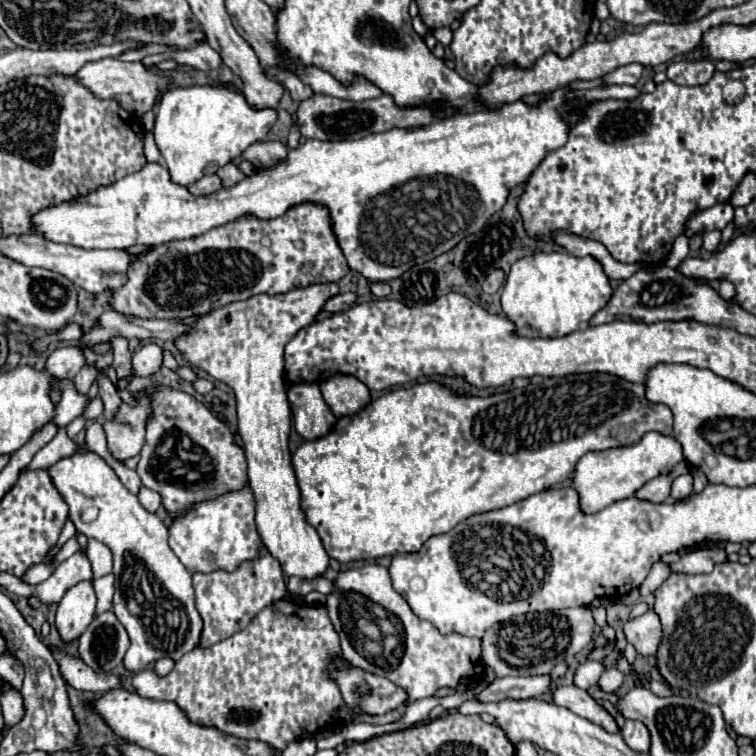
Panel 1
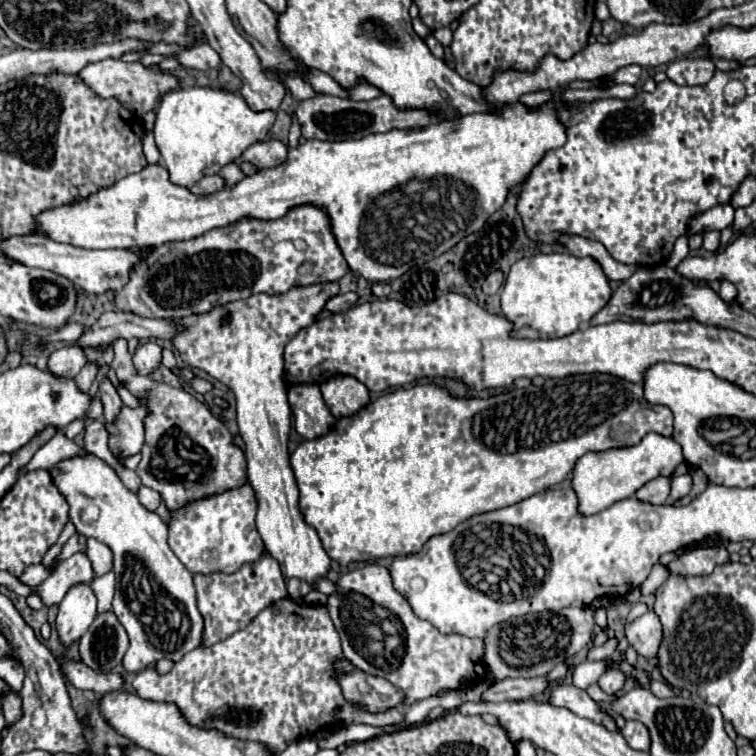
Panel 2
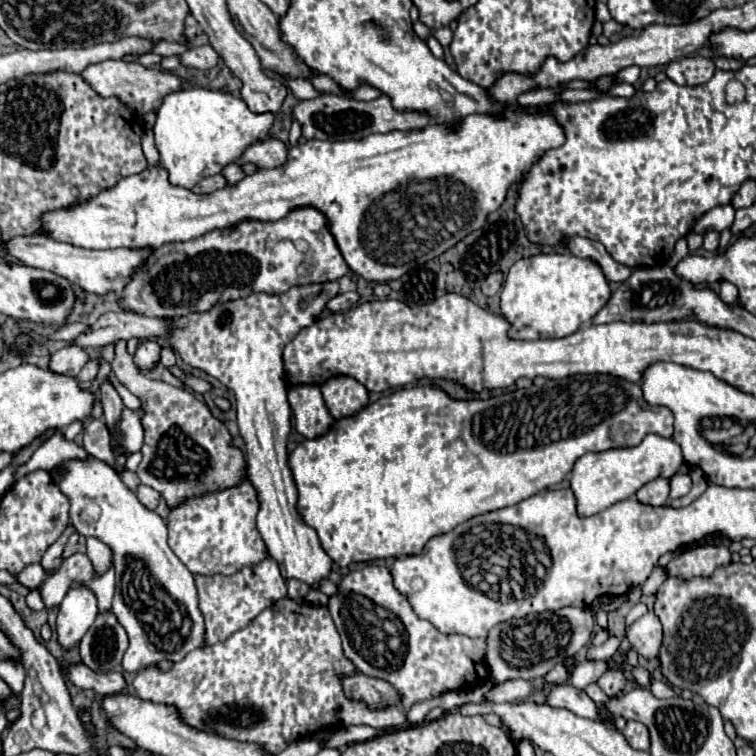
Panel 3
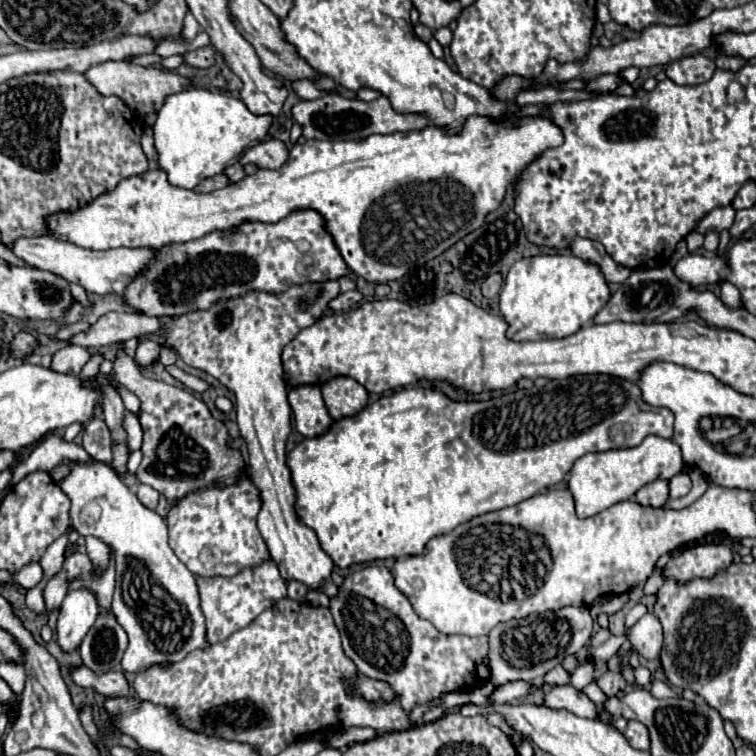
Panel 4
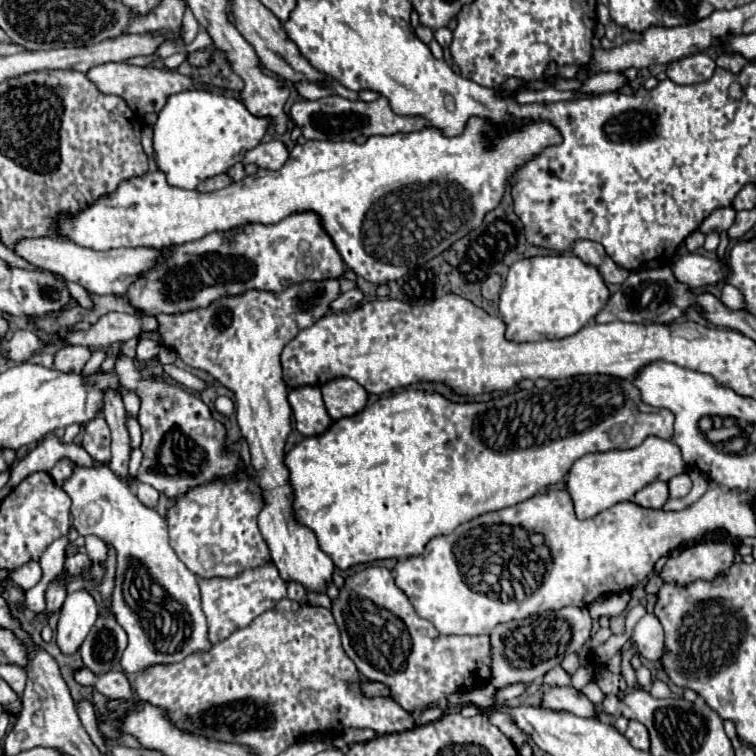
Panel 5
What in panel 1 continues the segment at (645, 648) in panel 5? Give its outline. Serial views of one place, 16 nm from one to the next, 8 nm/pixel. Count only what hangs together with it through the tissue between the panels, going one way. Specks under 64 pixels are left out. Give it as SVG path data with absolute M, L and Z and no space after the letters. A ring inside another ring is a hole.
M654 610L630 620L624 624L624 634L628 642L636 648L642 656L656 656L660 640L662 640L662 626Z

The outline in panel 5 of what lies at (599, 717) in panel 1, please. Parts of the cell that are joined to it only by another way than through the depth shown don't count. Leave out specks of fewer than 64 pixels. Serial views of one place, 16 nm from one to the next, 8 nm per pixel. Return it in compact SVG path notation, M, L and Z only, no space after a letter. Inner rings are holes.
M546 688L542 694L542 708L552 712L570 712L584 718L594 716L594 704L576 688Z

